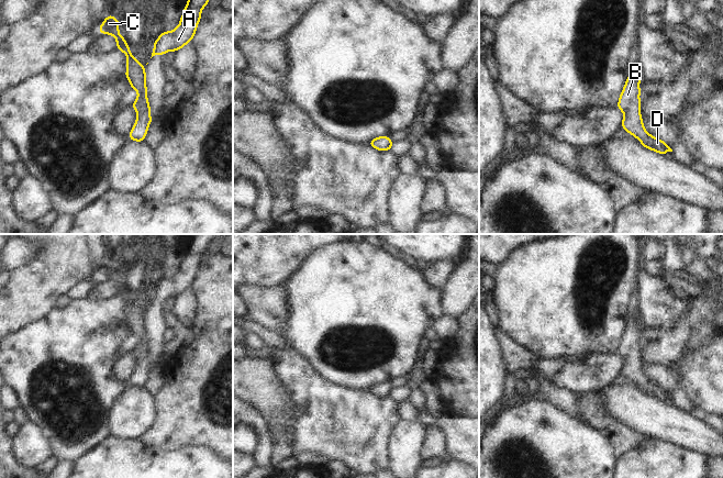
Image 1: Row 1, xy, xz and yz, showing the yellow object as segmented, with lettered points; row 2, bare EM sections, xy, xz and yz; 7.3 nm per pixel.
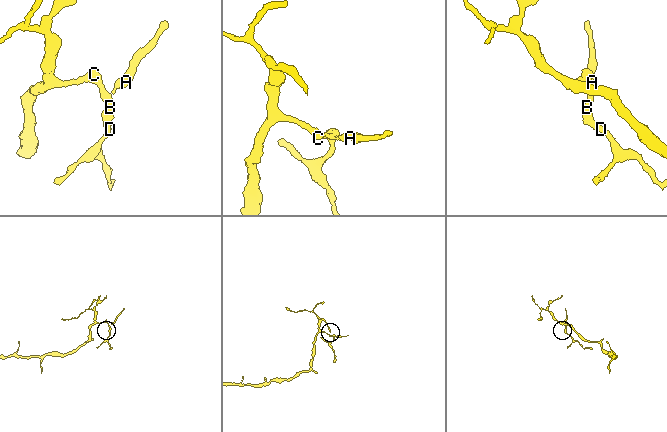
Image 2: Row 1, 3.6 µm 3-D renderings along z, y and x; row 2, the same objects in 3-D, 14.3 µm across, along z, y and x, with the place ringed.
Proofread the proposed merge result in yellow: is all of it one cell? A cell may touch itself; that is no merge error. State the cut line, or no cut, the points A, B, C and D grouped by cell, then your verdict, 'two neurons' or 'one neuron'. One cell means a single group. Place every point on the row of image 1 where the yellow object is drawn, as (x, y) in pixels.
cut in yz along (633, 69), (638, 80); A / B C D; two neurons

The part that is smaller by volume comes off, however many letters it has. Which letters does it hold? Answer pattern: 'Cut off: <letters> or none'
Cut off: A

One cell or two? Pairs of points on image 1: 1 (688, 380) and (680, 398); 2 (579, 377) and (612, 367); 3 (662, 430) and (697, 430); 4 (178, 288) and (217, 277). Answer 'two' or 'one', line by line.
1: two
2: one
3: one
4: two

